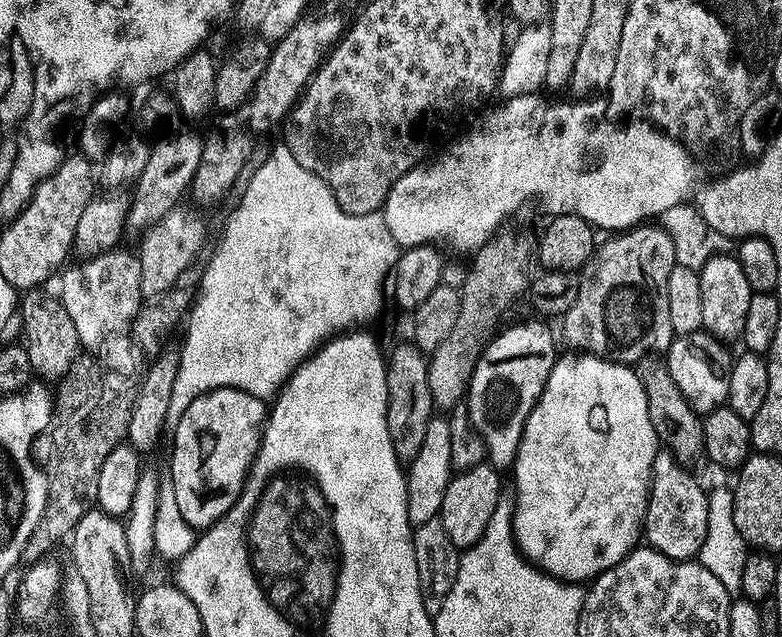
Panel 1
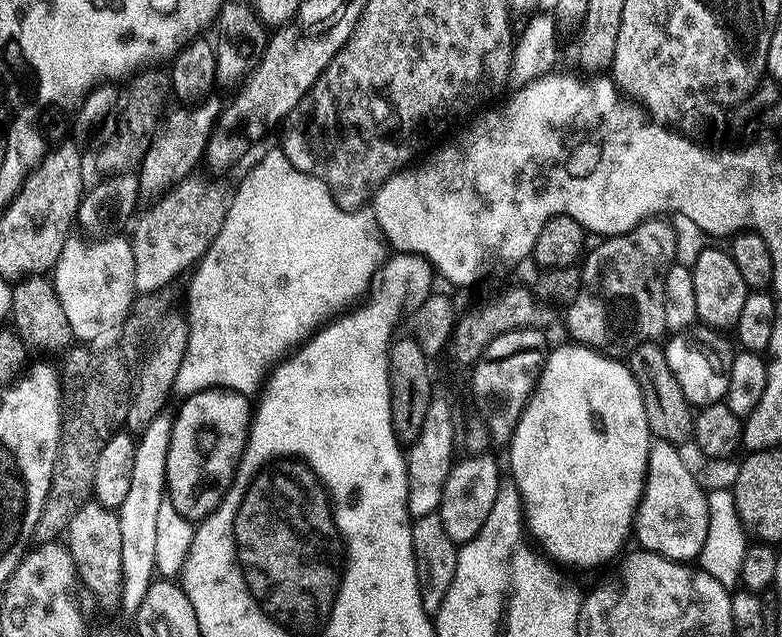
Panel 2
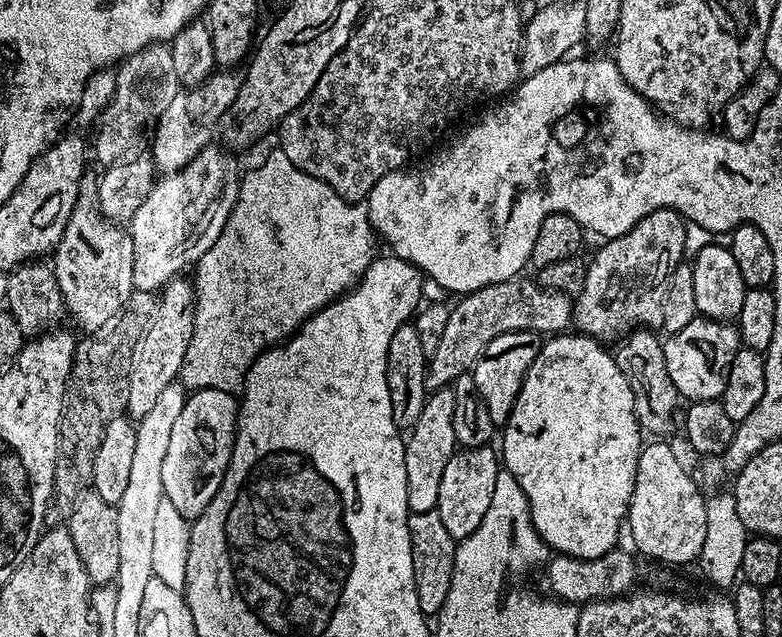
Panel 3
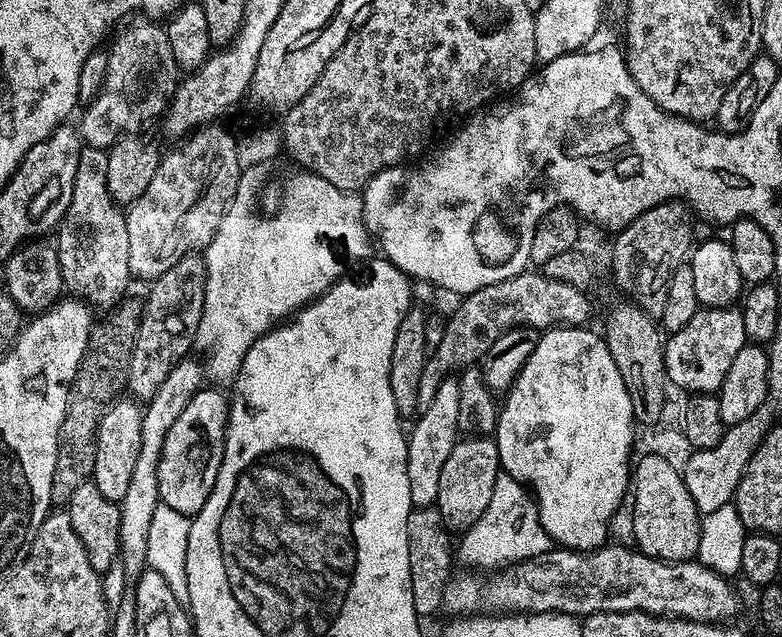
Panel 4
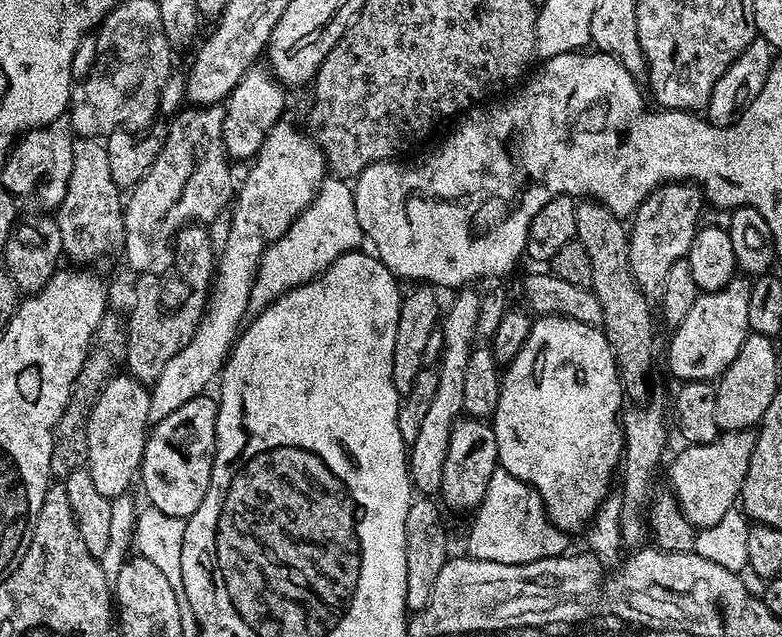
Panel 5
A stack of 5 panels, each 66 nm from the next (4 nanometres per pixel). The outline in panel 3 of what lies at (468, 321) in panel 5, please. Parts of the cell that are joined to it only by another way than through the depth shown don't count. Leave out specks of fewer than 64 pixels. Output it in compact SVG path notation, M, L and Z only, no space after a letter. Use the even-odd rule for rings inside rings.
M451 387L440 388L437 392L428 393L428 401L422 406L422 414L418 414L418 422L407 433L404 445L404 461L406 462L406 502L409 513L431 512L438 502L438 489L442 483L442 474L446 471L446 462L458 451L454 438L454 398L455 391Z

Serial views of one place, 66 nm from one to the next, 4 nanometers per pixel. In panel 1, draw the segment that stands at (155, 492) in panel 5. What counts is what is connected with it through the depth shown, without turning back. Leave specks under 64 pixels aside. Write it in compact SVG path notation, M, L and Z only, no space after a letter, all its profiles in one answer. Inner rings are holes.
M215 388L186 406L186 414L171 433L174 499L191 528L203 530L218 522L234 506L252 460L260 449L260 437L266 423L265 401L237 388Z

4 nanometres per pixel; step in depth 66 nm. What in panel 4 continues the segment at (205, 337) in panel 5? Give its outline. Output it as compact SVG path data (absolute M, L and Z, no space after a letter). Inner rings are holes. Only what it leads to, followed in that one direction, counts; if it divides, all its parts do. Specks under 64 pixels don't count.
M185 358L179 360L170 370L166 382L162 382L158 394L150 398L142 408L142 446L138 450L138 462L134 462L134 475L130 478L130 487L126 490L126 498L119 501L120 506L120 554L119 567L124 567L132 578L145 571L148 559L146 558L146 534L150 530L150 518L154 516L156 505L160 503L158 494L158 472L156 467L160 461L162 442L166 440L166 434L170 426L174 426L178 414L186 410L190 398L200 391L206 380L206 373L199 359Z

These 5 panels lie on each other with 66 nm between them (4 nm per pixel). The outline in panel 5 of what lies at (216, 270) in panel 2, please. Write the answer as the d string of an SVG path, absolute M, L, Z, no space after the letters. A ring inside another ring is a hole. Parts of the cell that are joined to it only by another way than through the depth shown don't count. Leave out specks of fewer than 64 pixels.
M325 178L316 189L316 194L306 210L290 225L286 234L268 245L252 283L248 307L252 310L265 308L291 288L302 286L325 272L344 252L354 252L365 239L358 222L356 194L349 181Z

